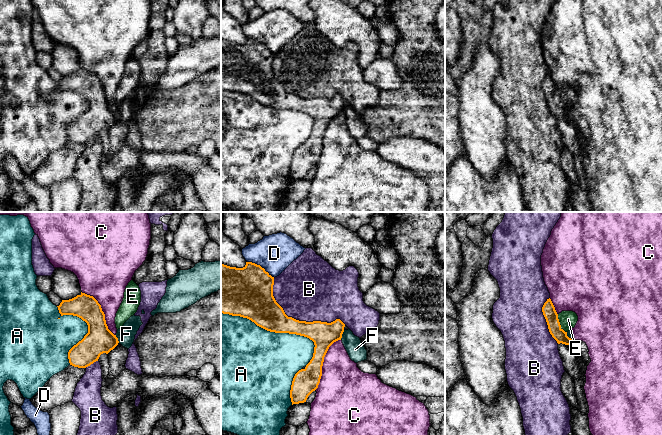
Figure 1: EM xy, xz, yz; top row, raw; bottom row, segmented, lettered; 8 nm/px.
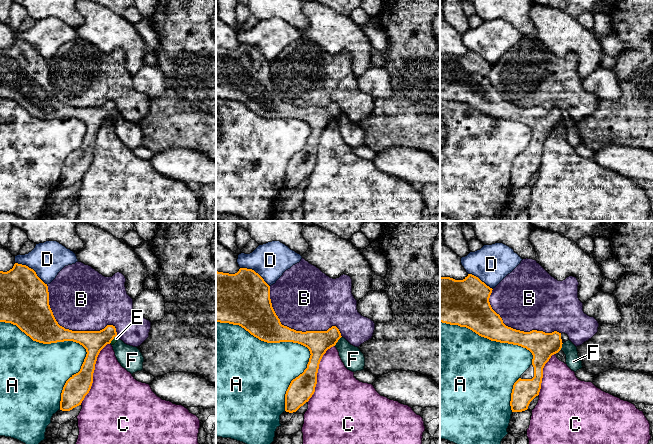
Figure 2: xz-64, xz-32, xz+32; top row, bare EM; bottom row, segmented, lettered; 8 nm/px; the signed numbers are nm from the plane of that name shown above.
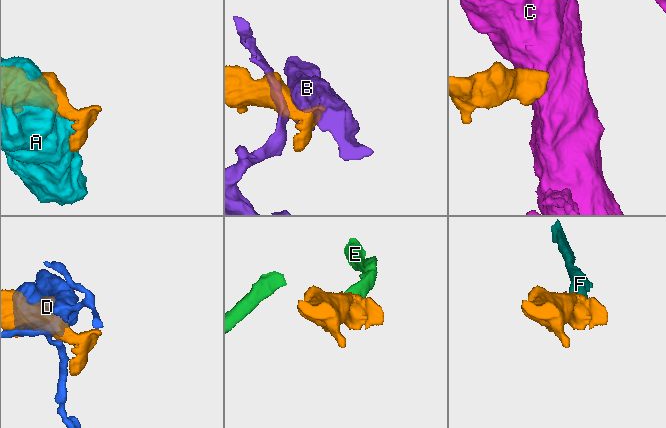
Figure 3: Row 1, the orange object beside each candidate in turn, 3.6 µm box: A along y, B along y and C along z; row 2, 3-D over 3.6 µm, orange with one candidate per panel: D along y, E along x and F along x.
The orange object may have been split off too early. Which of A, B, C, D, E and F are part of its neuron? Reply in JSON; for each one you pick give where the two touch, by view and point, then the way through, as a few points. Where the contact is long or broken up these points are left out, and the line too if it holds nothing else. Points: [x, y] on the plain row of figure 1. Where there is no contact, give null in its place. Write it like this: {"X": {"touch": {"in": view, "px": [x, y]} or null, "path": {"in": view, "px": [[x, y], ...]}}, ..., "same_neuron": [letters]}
{"E": {"touch": {"in": "yz", "px": [559, 99]}, "path": {"in": "yz", "px": [[548, 85], [549, 89], [559, 99], [568, 95]]}}, "same_neuron": ["E"]}

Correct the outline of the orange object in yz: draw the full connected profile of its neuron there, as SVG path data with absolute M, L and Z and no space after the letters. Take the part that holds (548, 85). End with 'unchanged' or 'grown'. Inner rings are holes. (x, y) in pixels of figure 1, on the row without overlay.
M547 75L542 83L548 105L558 120L574 121L573 115L567 112L567 108L575 103L578 92L573 87L562 87L557 89L551 75Z; grown

